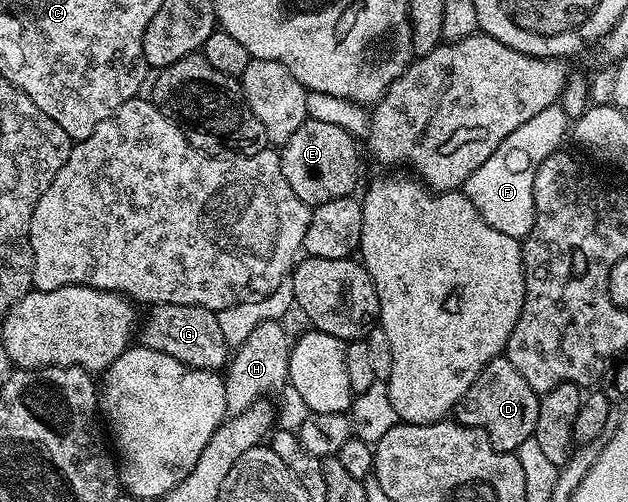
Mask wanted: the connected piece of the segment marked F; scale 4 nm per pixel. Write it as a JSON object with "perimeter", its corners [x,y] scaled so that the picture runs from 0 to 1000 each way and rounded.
{"perimeter":[[[882,205],[869,219],[850,227],[844,243],[831,243],[812,275],[806,275],[748,347],[748,355],[737,371],[737,384],[745,400],[761,418],[761,426],[787,458],[799,458],[799,466],[812,466],[812,474],[833,480],[844,466],[854,432],[850,410],[850,347],[857,347],[857,331],[876,315],[876,307],[893,293],[892,287],[908,263],[908,235],[901,229],[890,205]]]}

